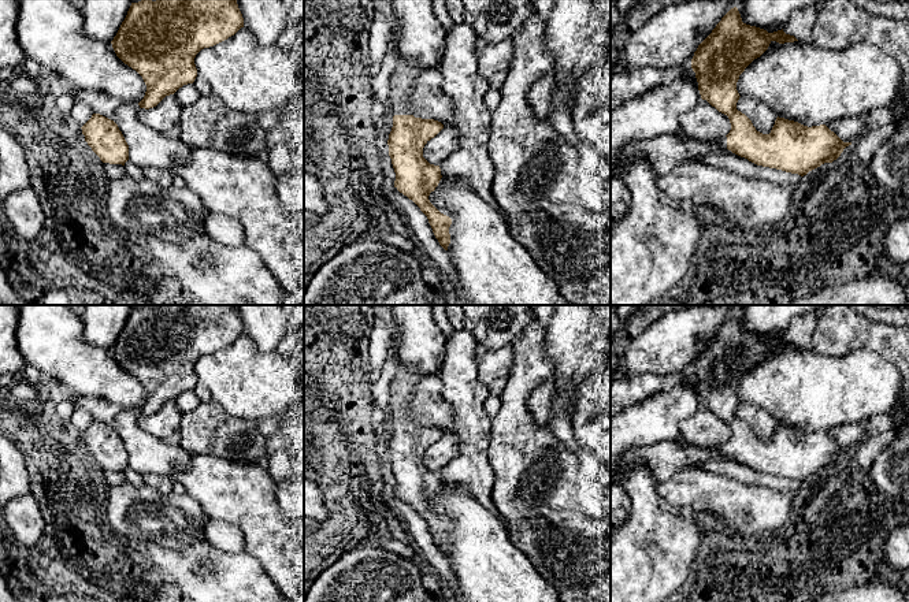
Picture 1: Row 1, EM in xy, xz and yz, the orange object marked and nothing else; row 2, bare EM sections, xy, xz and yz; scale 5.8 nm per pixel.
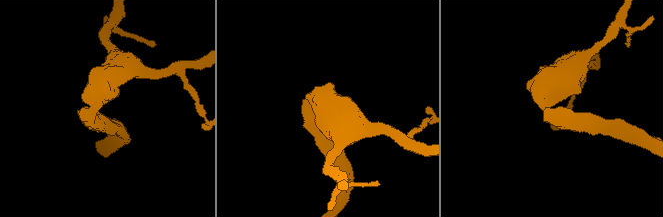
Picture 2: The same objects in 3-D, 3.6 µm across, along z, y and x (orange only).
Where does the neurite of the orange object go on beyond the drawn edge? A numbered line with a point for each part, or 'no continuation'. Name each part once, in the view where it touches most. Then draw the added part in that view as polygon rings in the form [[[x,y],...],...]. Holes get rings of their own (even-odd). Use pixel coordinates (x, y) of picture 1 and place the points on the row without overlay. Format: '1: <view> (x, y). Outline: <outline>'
1: xz (407, 378). Outline: [[[375,305],[375,317],[382,322],[389,330],[389,354],[387,357],[396,357],[398,360],[397,374],[390,384],[389,391],[389,410],[392,412],[394,421],[412,421],[412,413],[409,410],[409,401],[413,390],[424,376],[415,367],[400,360],[394,350],[394,342],[397,337],[397,328],[393,316],[392,305]]]

